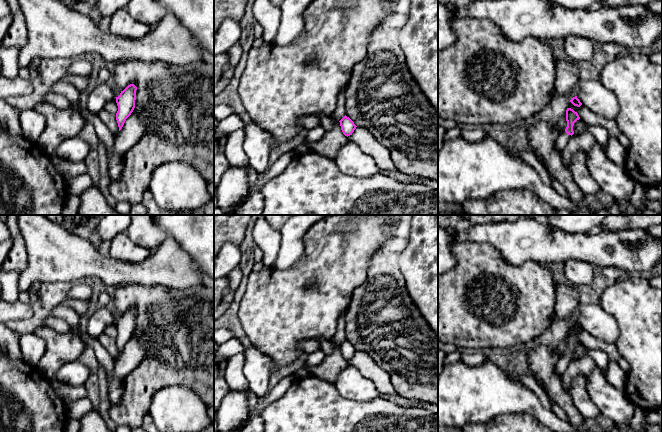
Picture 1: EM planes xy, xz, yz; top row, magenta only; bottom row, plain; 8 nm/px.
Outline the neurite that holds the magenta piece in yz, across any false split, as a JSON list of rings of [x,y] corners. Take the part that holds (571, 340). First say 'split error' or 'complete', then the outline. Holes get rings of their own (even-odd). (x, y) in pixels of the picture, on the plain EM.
split error | [[[567,332],[566,334],[566,345],[567,345],[567,351],[565,355],[558,360],[556,363],[555,371],[556,373],[562,377],[563,373],[566,371],[569,363],[574,358],[573,350],[574,347],[579,344],[580,341],[577,336],[575,336],[571,332]]]

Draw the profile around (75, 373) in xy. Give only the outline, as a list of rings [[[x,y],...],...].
[[[75,360],[63,365],[55,374],[53,380],[64,384],[84,385],[89,376],[89,368],[80,360]]]

